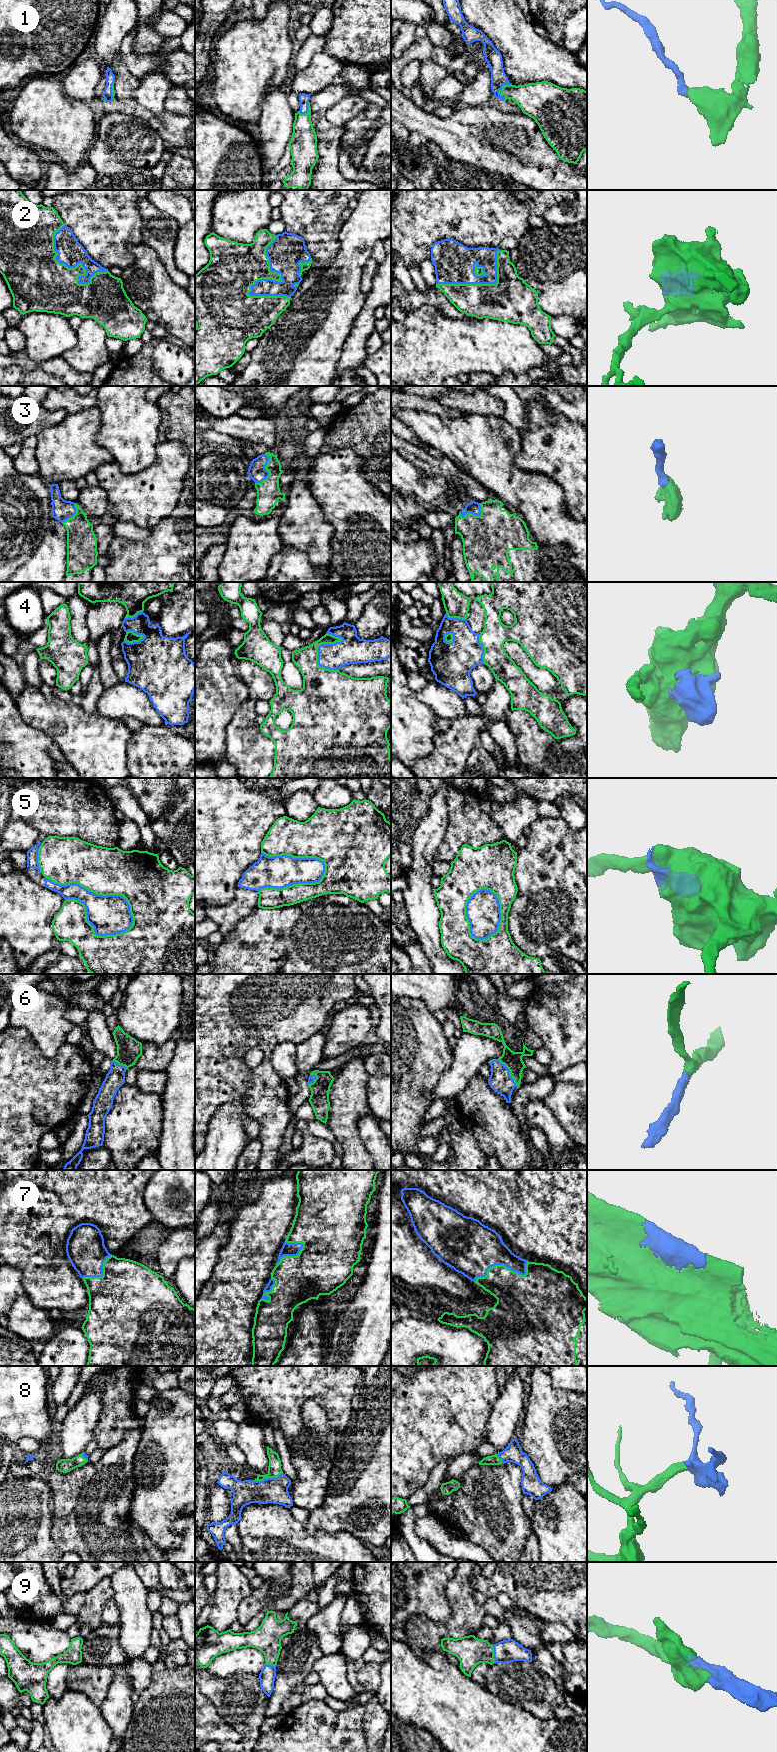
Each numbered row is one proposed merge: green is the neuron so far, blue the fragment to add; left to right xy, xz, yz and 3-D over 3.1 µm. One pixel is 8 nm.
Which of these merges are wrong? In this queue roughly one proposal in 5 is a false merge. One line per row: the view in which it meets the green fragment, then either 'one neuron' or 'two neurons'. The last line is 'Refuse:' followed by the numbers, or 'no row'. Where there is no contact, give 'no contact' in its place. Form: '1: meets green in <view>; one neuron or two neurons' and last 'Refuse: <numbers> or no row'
1: meets green in yz; one neuron
2: meets green in xz; one neuron
3: meets green in yz; one neuron
4: meets green in xz; one neuron
5: meets green in xy; two neurons
6: meets green in yz; one neuron
7: meets green in yz; one neuron
8: meets green in xz; one neuron
9: meets green in yz; one neuron
Refuse: 5

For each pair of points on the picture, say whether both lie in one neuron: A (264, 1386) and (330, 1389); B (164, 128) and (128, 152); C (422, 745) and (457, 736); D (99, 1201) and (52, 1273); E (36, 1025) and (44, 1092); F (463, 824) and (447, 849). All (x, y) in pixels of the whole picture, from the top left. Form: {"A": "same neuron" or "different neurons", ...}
{"A": "same neuron", "B": "different neurons", "C": "different neurons", "D": "same neuron", "E": "different neurons", "F": "same neuron"}

